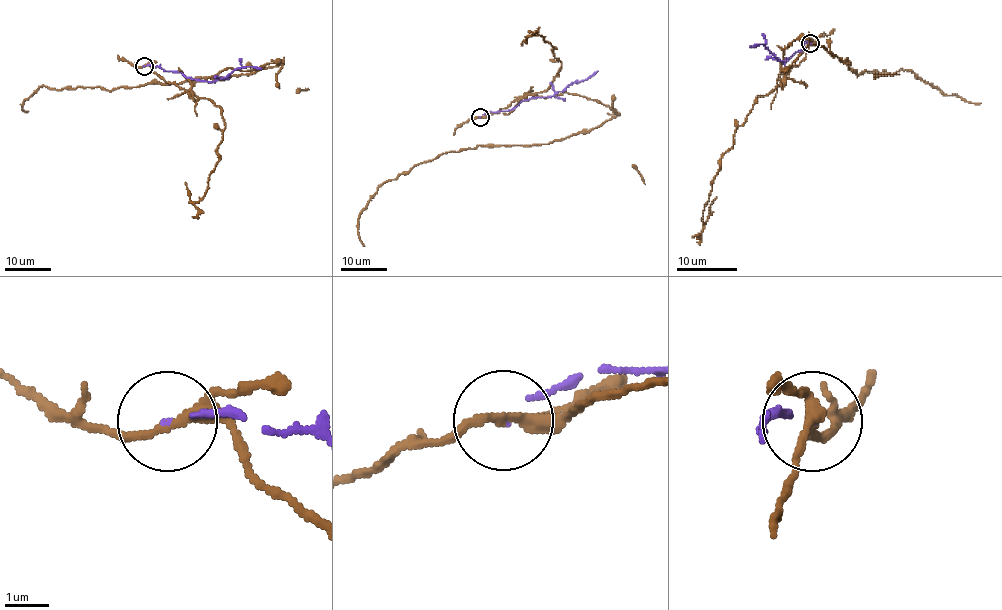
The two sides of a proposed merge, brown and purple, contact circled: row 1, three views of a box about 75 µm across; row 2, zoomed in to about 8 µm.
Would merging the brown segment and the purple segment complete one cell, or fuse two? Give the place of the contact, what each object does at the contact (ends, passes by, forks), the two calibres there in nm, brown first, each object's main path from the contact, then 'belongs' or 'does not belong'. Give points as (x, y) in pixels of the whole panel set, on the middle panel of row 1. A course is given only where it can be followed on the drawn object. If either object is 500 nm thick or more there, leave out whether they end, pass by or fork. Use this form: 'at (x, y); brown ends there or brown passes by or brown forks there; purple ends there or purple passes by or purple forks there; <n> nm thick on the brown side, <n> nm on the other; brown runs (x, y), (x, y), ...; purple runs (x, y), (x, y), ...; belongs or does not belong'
at (480, 117); brown forks there; purple ends there; 200 nm thick on the brown side, 80 nm on the other; brown runs (480, 116), (565, 92), (616, 114), (551, 143), (415, 165), (370, 199), (364, 246); purple runs (480, 116), (488, 112), (512, 110), (522, 100), (550, 97), (598, 71); does not belong

